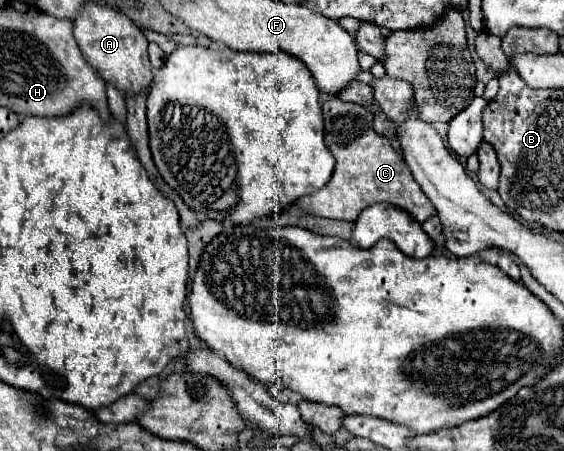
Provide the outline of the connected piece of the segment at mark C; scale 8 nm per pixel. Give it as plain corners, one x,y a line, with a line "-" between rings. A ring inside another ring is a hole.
330,98
322,102
322,112
324,112
324,140
326,148
332,152
336,160
336,168
326,186
322,186
314,194
298,198
296,204
302,210
314,216
348,222
354,222
366,206
376,202
388,202
398,208
404,208
418,222
424,222
436,214
436,208
432,206
432,202
428,202
426,194
412,178
404,158
392,150
386,138
374,132
372,112
368,108
354,102
344,102
340,98

